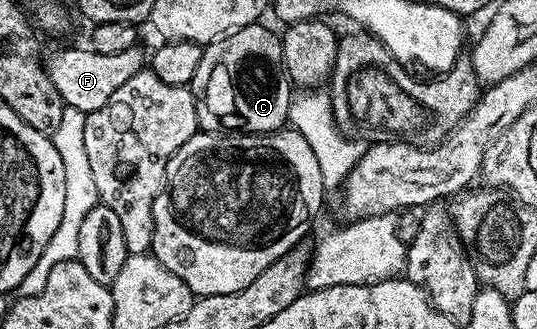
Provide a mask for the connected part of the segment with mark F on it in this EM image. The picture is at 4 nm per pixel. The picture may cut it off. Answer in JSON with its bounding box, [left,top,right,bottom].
[46,44,146,115]

